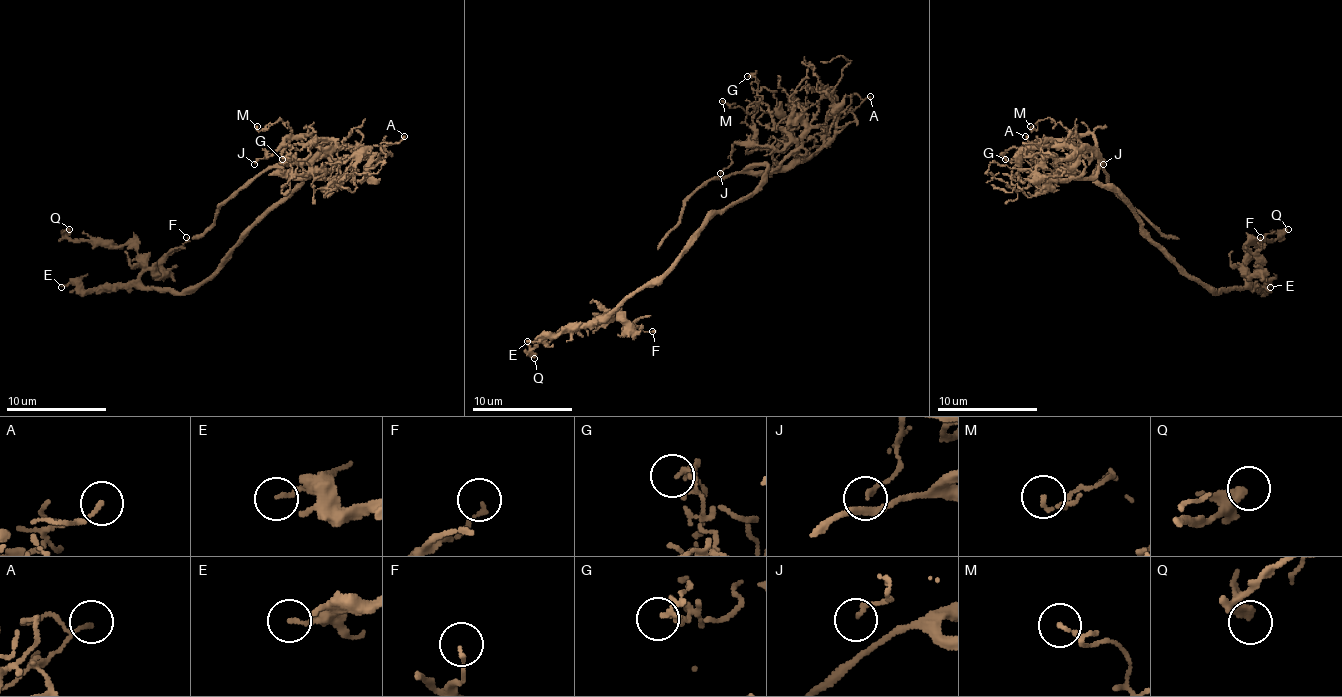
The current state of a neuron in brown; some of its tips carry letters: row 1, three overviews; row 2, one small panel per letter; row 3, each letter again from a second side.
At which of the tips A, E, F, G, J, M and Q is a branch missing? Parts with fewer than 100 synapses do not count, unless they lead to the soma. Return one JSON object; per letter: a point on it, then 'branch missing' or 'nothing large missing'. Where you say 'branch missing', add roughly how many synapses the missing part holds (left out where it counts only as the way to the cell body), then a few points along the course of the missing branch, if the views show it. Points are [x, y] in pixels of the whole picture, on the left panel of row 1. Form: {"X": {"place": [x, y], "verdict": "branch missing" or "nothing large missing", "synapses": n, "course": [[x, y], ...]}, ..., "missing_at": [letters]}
{"A": {"place": [404, 136], "verdict": "nothing large missing"}, "E": {"place": [61, 287], "verdict": "nothing large missing"}, "F": {"place": [186, 237], "verdict": "nothing large missing"}, "G": {"place": [282, 159], "verdict": "nothing large missing"}, "J": {"place": [254, 164], "verdict": "nothing large missing"}, "M": {"place": [257, 126], "verdict": "nothing large missing"}, "Q": {"place": [69, 229], "verdict": "nothing large missing"}, "missing_at": []}

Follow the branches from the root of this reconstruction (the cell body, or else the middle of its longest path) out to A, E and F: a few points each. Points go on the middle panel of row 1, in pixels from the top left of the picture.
A: (730, 206), (767, 171), (752, 166), (780, 171), (802, 143), (870, 96)
E: (730, 206), (705, 223), (659, 276), (614, 308), (527, 341)
F: (730, 206), (705, 223), (659, 276), (604, 316), (614, 313), (627, 326), (652, 331)

